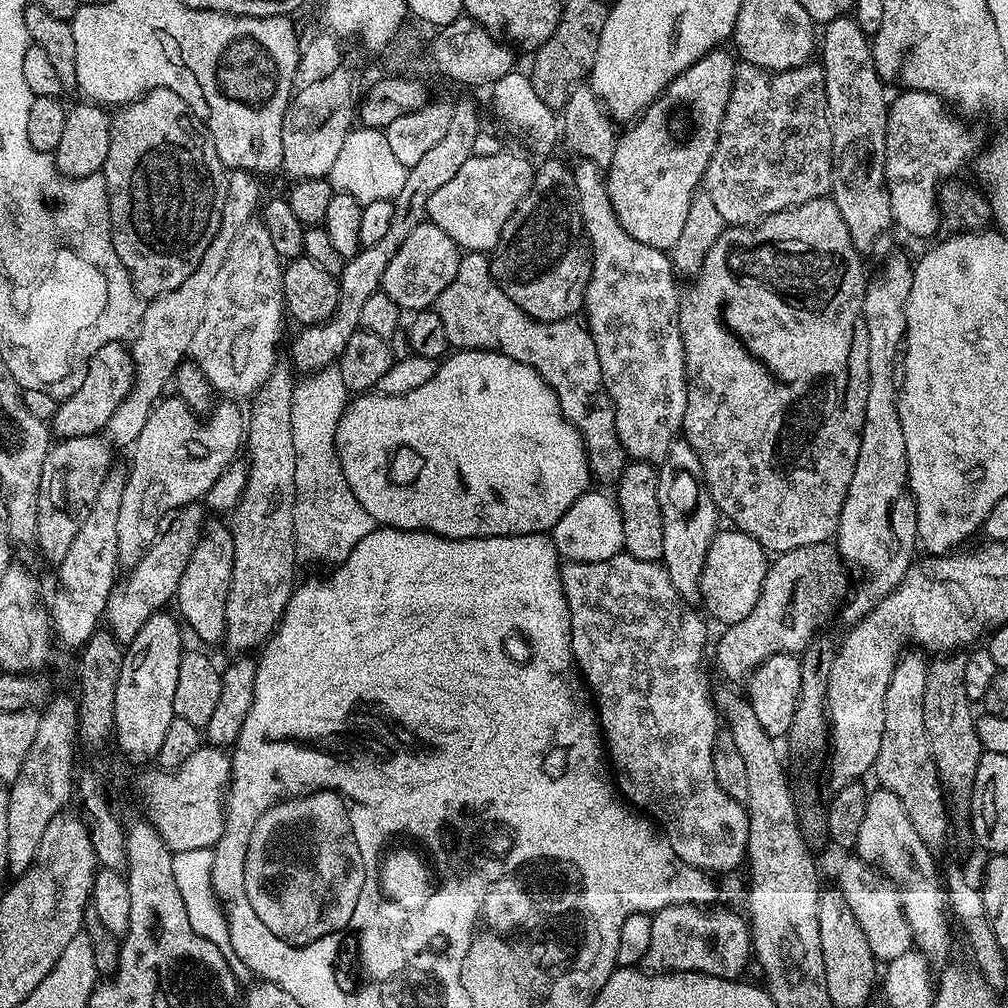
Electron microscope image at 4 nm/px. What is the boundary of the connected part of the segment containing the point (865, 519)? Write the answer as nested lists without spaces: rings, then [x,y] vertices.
[[[895,254],[889,255],[883,264],[884,269],[881,270],[880,277],[873,284],[871,281],[867,285],[864,294],[864,321],[870,342],[870,382],[866,394],[866,418],[862,426],[862,442],[858,450],[858,462],[854,466],[854,478],[850,478],[850,490],[846,494],[846,502],[842,502],[842,514],[834,537],[840,559],[851,567],[853,564],[854,567],[860,568],[861,574],[864,575],[864,581],[857,588],[855,585],[843,601],[842,609],[844,608],[844,616],[848,622],[861,620],[866,614],[870,614],[882,598],[886,598],[896,589],[914,563],[914,557],[917,555],[916,544],[918,548],[916,502],[912,499],[908,486],[906,438],[902,438],[902,422],[898,418],[898,365],[902,360],[906,334],[906,302],[910,298],[913,265],[910,260],[908,264],[906,257]]]

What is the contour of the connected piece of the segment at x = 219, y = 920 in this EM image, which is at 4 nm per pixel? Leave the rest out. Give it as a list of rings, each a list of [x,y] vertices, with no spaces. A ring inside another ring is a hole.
[[[210,848],[202,850],[182,850],[172,857],[174,866],[174,882],[178,882],[178,894],[182,894],[182,903],[186,906],[186,918],[190,918],[190,926],[194,934],[202,934],[206,942],[214,942],[218,950],[222,950],[222,958],[226,958],[226,966],[235,974],[237,981],[245,982],[253,979],[253,972],[234,954],[234,946],[230,942],[228,920],[212,885],[212,867],[214,866],[214,851]]]

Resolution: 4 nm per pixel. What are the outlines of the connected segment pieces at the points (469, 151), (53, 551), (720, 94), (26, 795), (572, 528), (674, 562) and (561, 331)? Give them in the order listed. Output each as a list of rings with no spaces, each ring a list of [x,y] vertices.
[[[472,100],[455,101],[452,104],[450,114],[450,126],[446,134],[442,134],[439,140],[414,166],[408,169],[406,183],[402,190],[394,198],[394,218],[390,220],[390,226],[380,241],[374,242],[369,248],[361,247],[355,256],[345,263],[344,269],[338,273],[340,281],[340,293],[338,294],[338,306],[334,314],[326,322],[321,324],[309,324],[299,329],[300,333],[292,340],[291,367],[300,374],[311,374],[319,369],[327,368],[340,355],[350,342],[350,334],[361,331],[360,318],[365,302],[370,299],[370,294],[381,291],[386,266],[390,266],[390,258],[406,242],[406,238],[414,231],[414,226],[425,223],[428,214],[428,199],[441,186],[446,186],[454,174],[473,156],[474,138],[482,130],[480,124],[480,112]]]
[[[99,435],[75,436],[56,443],[49,449],[43,462],[36,507],[36,546],[39,546],[43,556],[52,566],[58,566],[63,558],[66,558],[75,535],[85,524],[101,492],[102,482],[113,467],[113,449]]]
[[[717,46],[701,60],[696,60],[685,72],[680,72],[664,87],[654,103],[648,105],[625,132],[619,133],[614,158],[606,169],[606,181],[614,214],[627,232],[638,242],[661,250],[670,250],[686,226],[686,213],[690,202],[701,187],[704,172],[720,137],[720,123],[730,98],[732,83],[736,77],[737,61],[731,51],[723,52]]]
[[[56,698],[40,712],[38,734],[30,746],[30,754],[19,778],[8,788],[8,870],[13,877],[21,876],[34,862],[38,854],[38,842],[42,842],[46,826],[50,826],[52,819],[69,807],[68,799],[73,799],[72,758],[76,754],[76,748],[78,749],[77,711],[78,704],[75,699]]]
[[[589,490],[574,502],[558,518],[558,522],[550,529],[550,535],[556,551],[568,562],[602,562],[606,558],[614,558],[624,552],[624,535],[622,534],[622,514],[611,495]]]
[[[677,438],[670,446],[658,468],[658,506],[662,510],[662,554],[664,569],[670,574],[670,582],[674,590],[684,599],[685,604],[696,606],[701,603],[700,575],[706,562],[706,550],[710,550],[710,542],[718,531],[718,513],[712,495],[708,493],[708,486],[704,483],[704,471],[698,454],[688,444],[687,440]]]
[[[464,252],[458,262],[454,282],[442,290],[434,311],[442,318],[449,345],[456,350],[497,352],[514,358],[536,370],[554,390],[564,417],[584,438],[588,452],[588,471],[600,480],[619,481],[624,471],[624,447],[616,433],[616,415],[612,398],[604,385],[598,362],[598,350],[592,334],[579,319],[536,320],[514,306],[492,277],[492,262],[485,253]]]

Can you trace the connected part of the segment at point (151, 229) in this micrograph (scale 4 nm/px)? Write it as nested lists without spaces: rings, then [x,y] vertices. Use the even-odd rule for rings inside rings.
[[[152,88],[145,92],[139,100],[131,100],[128,104],[117,107],[112,116],[112,141],[110,150],[106,150],[106,162],[102,169],[102,175],[106,186],[108,187],[108,209],[112,219],[112,245],[120,259],[121,268],[128,271],[128,276],[132,279],[132,285],[136,287],[137,296],[145,301],[158,298],[162,294],[170,294],[170,290],[178,290],[190,274],[202,262],[202,254],[206,254],[206,246],[214,242],[214,238],[220,232],[220,223],[222,222],[222,209],[226,203],[226,186],[228,185],[229,169],[225,168],[222,158],[218,158],[218,150],[214,146],[214,138],[208,132],[203,120],[198,119],[192,112],[192,107],[174,90],[169,88]]]

